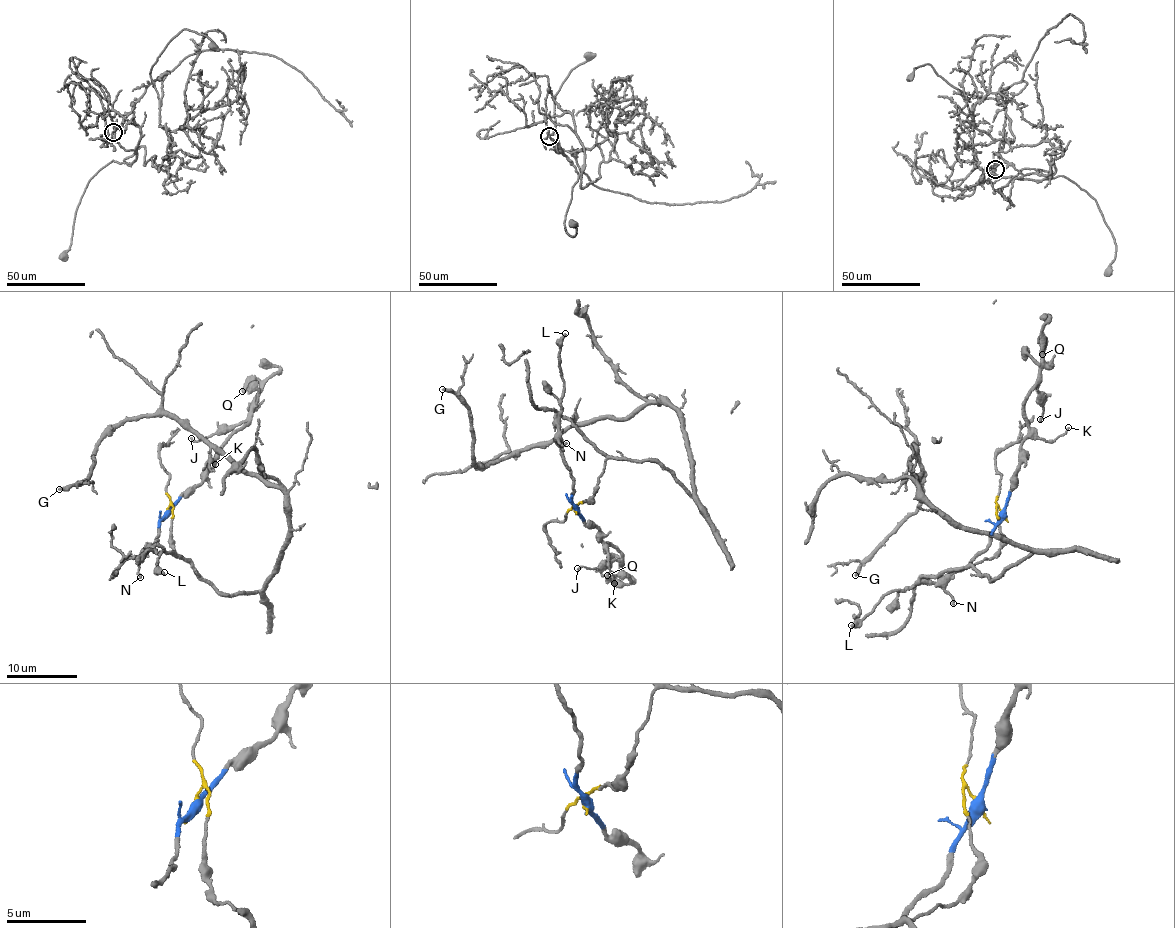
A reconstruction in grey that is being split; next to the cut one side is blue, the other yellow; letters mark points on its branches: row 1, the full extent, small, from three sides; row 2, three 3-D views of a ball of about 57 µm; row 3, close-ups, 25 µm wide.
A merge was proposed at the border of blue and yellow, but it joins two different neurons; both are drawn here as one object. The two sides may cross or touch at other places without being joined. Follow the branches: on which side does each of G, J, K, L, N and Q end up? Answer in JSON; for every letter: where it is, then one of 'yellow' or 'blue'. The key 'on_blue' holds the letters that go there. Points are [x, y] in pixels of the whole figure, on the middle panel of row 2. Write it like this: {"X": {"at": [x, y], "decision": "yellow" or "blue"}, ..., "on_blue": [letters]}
{"G": {"at": [442, 389], "decision": "yellow"}, "J": {"at": [577, 568], "decision": "blue"}, "K": {"at": [614, 583], "decision": "blue"}, "L": {"at": [565, 333], "decision": "blue"}, "N": {"at": [566, 443], "decision": "blue"}, "Q": {"at": [607, 575], "decision": "blue"}, "on_blue": ["J", "K", "L", "N", "Q"]}

